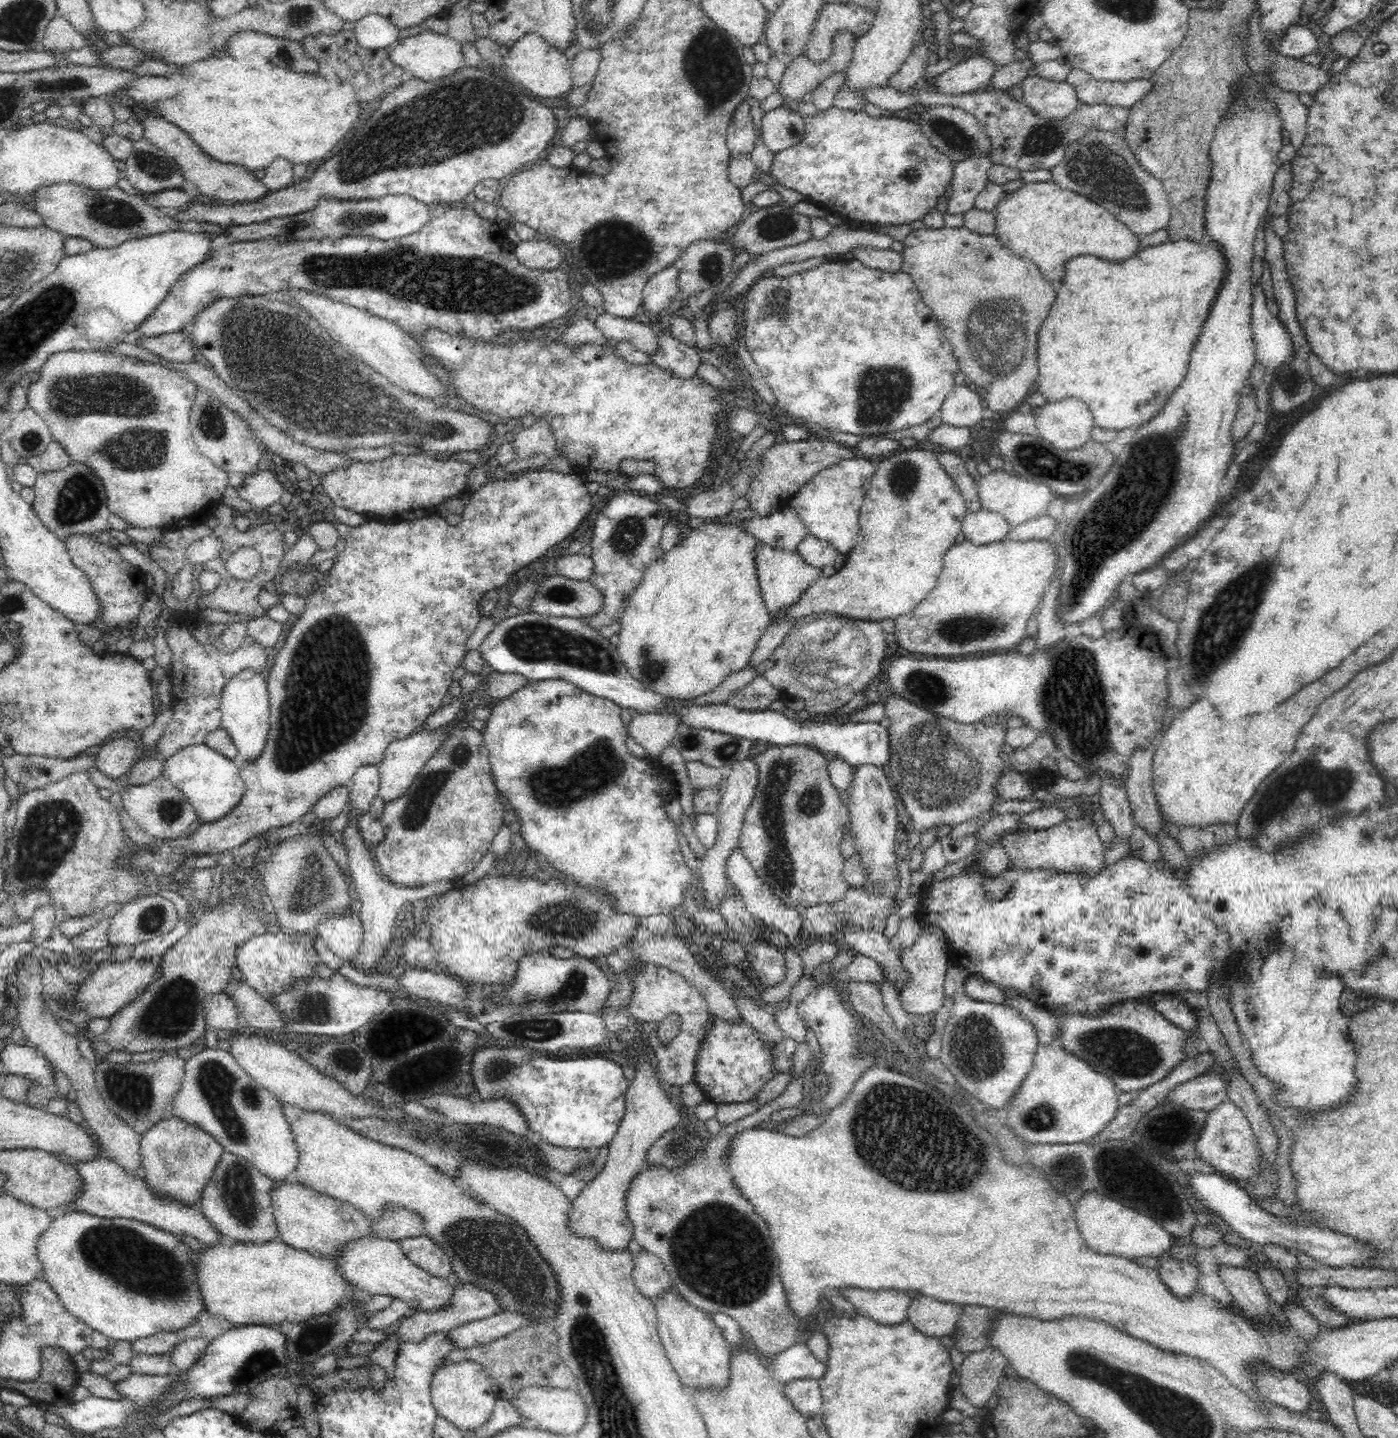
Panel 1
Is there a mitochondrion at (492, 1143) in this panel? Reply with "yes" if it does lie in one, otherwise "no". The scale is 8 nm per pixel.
yes

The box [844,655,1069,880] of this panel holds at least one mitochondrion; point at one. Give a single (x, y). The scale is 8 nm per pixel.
(936, 772)

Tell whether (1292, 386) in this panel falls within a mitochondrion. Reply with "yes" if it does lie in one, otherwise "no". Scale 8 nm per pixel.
yes

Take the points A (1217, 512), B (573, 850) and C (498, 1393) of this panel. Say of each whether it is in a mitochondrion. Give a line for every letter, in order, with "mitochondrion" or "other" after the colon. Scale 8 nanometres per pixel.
A: other
B: other
C: other

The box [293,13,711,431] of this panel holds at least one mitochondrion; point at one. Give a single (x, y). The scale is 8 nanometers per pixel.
(475, 114)

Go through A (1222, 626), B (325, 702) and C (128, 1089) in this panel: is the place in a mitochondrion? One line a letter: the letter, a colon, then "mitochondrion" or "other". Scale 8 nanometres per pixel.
A: mitochondrion
B: mitochondrion
C: mitochondrion

